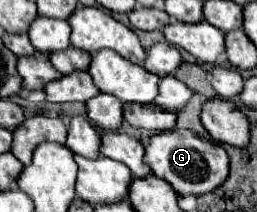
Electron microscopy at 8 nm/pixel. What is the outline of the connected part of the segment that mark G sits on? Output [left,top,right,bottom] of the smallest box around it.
[145,130,229,196]

